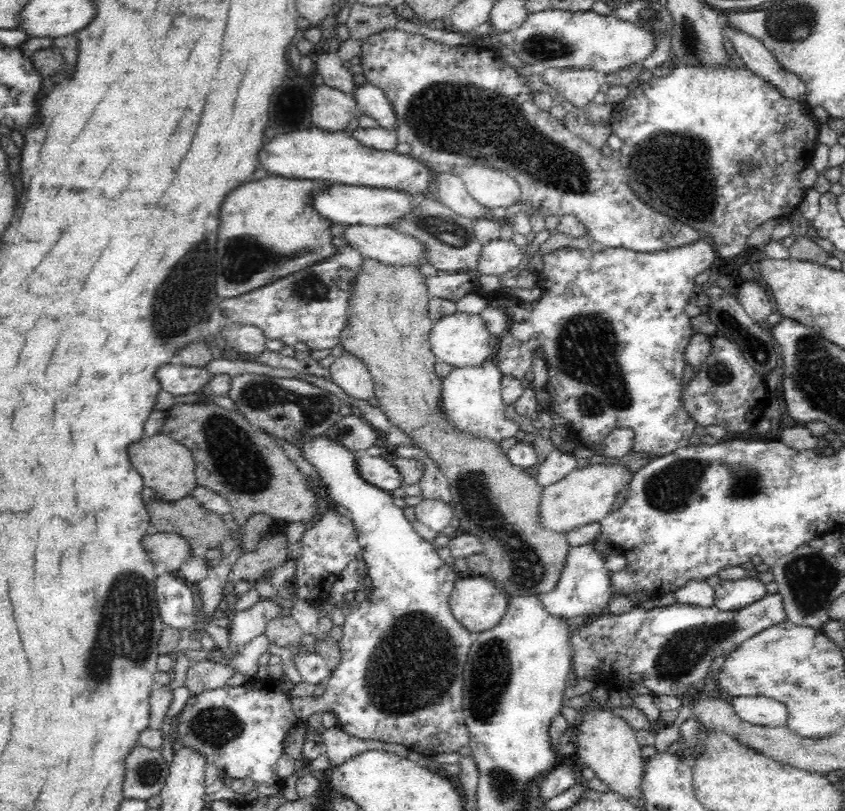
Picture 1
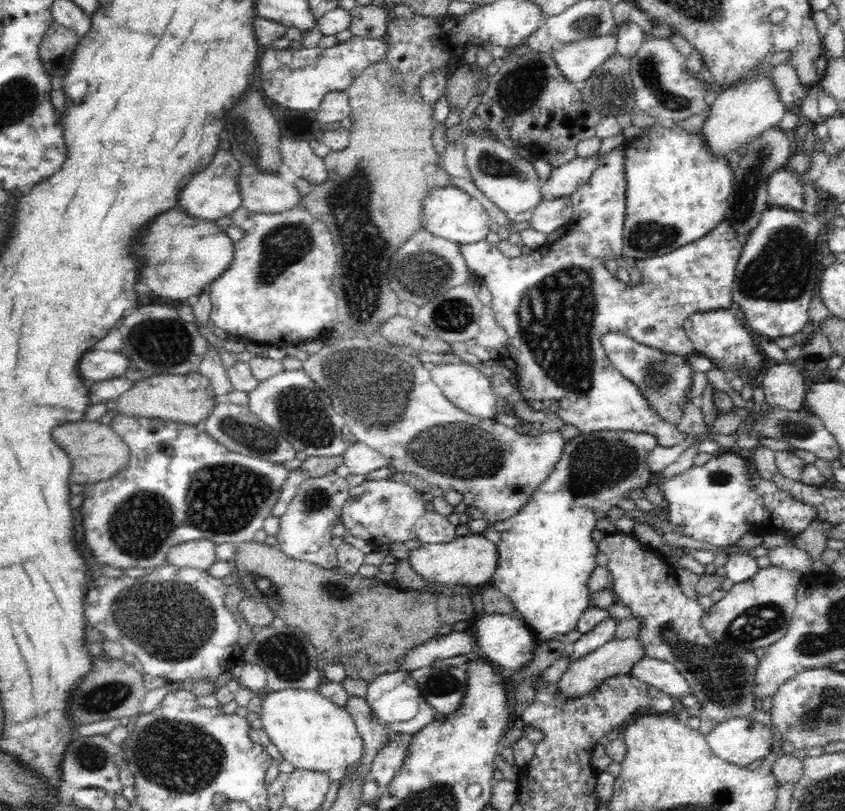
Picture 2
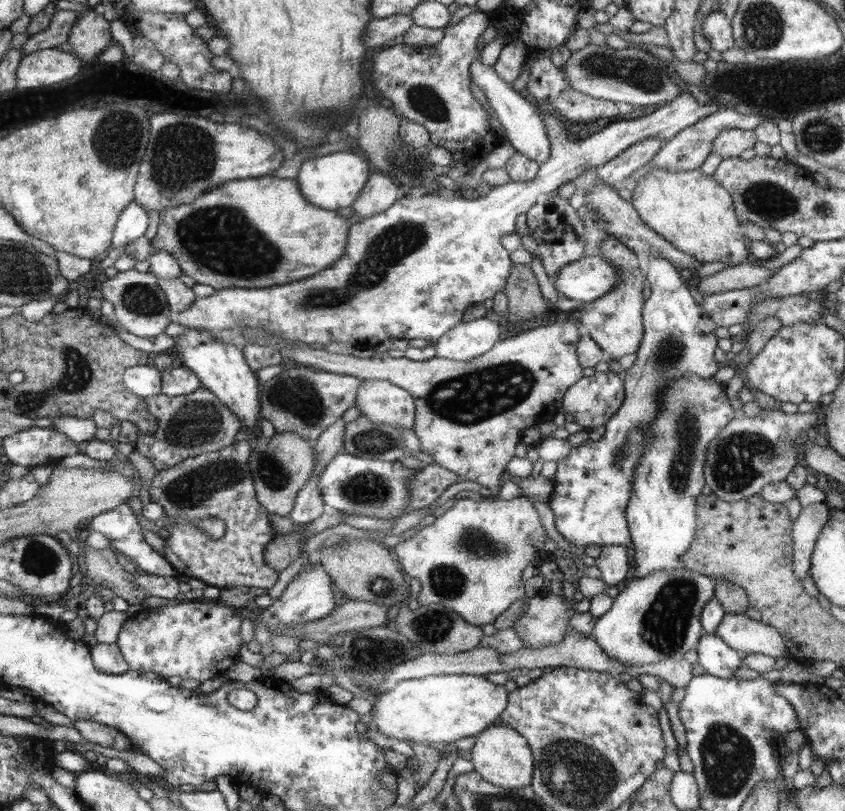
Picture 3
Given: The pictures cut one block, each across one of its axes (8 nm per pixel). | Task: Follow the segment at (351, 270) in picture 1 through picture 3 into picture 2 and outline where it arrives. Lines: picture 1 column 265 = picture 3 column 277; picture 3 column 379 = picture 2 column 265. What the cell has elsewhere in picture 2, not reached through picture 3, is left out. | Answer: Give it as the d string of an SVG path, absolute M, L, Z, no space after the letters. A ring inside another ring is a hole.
M242 206L230 215L232 224L230 226L240 227L244 230L244 237L235 242L234 260L230 268L224 274L218 276L209 288L209 298L211 299L210 319L214 324L224 330L230 338L253 343L254 345L267 343L270 346L286 346L291 351L299 342L312 341L322 332L332 330L332 327L339 322L339 312L337 311L337 293L333 287L333 274L337 265L337 250L333 241L333 234L328 225L318 220L304 206L294 208L292 211L282 212L282 214L265 214L264 212L252 212Z

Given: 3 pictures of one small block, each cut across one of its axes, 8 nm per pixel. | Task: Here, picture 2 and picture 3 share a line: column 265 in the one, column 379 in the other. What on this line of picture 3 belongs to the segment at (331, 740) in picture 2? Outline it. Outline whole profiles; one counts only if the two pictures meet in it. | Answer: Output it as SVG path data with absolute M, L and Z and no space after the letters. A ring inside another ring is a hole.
M441 674L424 679L406 680L392 690L377 691L368 718L378 731L391 740L404 740L408 744L455 742L466 736L476 736L494 725L510 702L510 693L505 686L493 684L486 677Z

